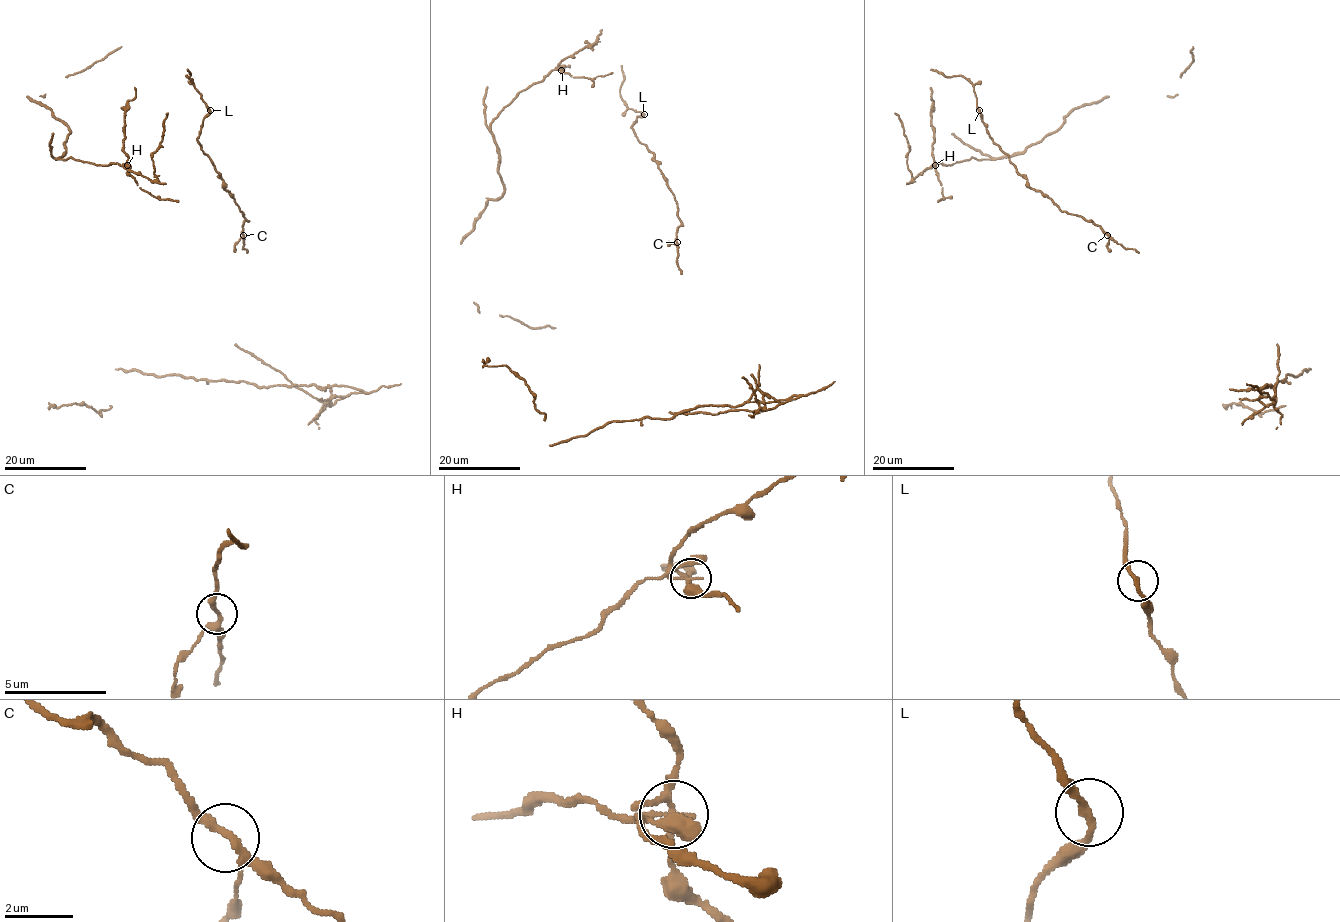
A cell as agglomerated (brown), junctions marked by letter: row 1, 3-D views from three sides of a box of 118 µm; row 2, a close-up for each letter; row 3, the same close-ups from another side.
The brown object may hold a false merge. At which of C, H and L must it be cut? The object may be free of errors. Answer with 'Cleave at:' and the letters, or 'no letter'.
Cleave at: H

